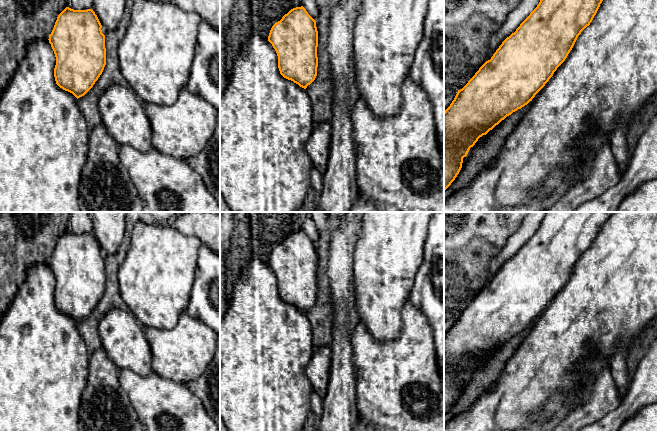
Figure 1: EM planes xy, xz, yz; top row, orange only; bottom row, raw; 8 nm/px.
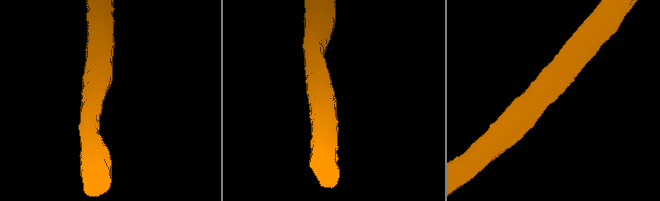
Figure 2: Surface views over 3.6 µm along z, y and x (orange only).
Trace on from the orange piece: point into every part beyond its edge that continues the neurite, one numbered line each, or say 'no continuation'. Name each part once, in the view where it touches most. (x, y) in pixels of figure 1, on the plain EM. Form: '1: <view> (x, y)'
1: yz (611, 296)

